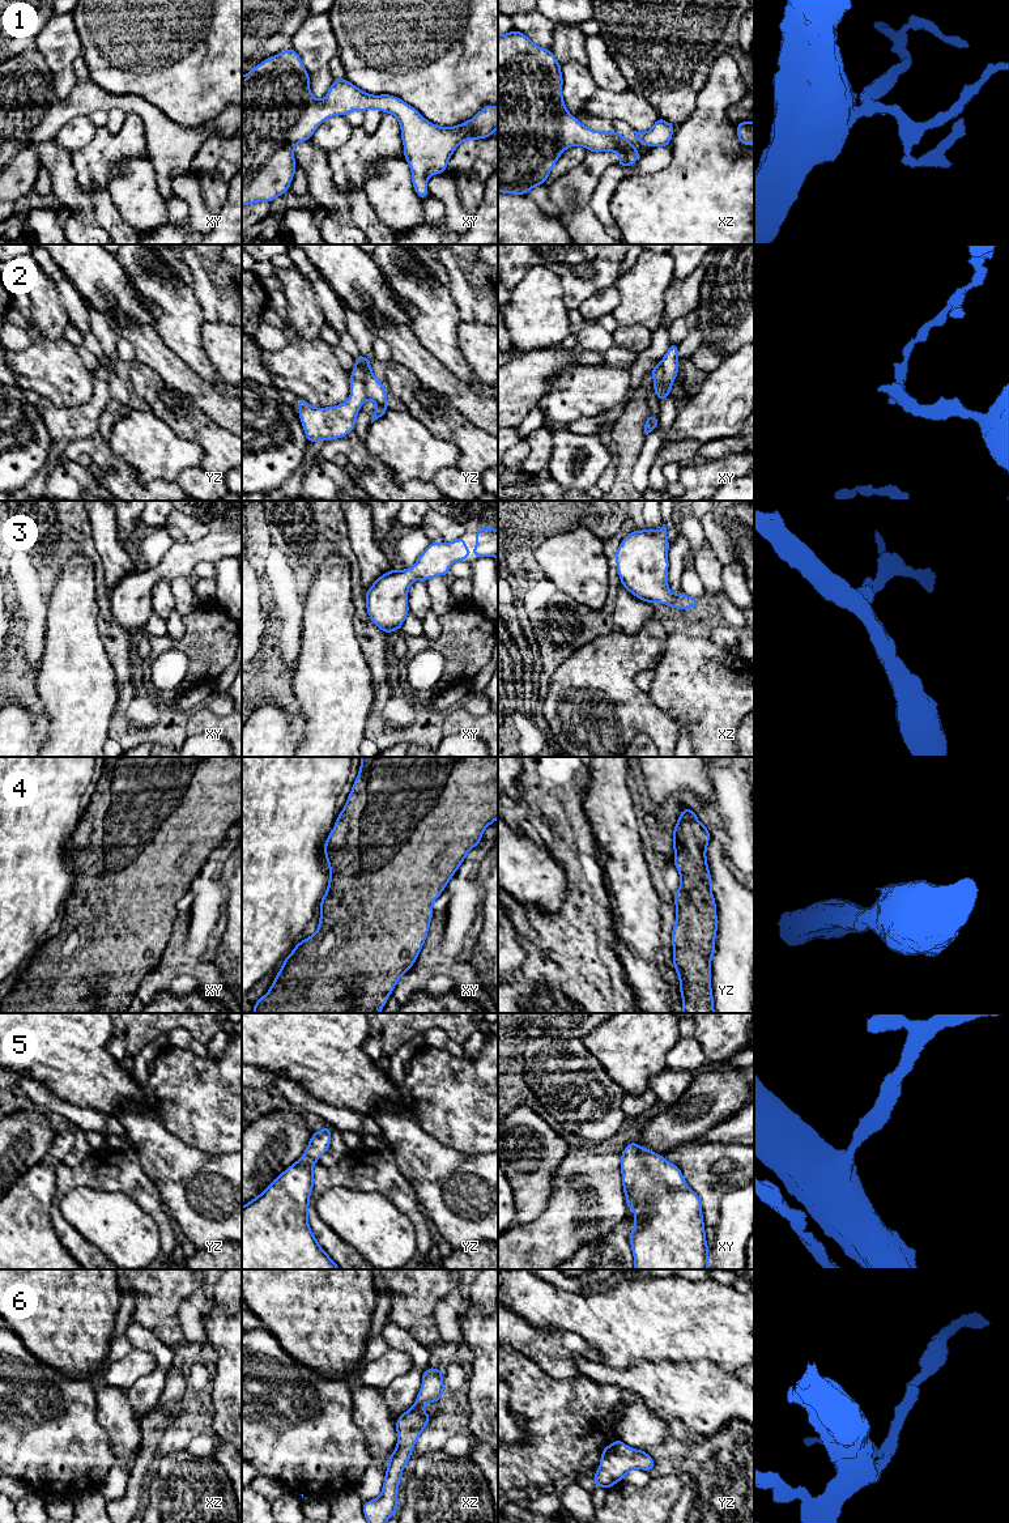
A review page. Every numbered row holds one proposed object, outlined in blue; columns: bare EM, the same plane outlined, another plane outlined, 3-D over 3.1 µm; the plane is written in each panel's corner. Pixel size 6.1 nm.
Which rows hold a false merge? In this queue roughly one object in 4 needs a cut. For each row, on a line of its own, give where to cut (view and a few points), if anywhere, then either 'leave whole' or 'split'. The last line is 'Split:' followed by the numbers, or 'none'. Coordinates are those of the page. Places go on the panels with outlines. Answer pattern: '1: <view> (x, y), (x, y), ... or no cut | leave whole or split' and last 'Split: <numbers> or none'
1: no cut | leave whole
2: yz (357, 357), (365, 373), (366, 398) | split
3: no cut | leave whole
4: no cut | leave whole
5: no cut | leave whole
6: no cut | leave whole
Split: 2

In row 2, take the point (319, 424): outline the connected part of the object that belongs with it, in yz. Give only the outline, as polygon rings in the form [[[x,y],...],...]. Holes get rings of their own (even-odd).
[[[358,357],[354,361],[356,366],[350,374],[352,393],[345,403],[336,407],[315,408],[298,397],[298,416],[308,443],[342,438],[354,430],[357,414],[366,400],[366,373],[358,362]]]

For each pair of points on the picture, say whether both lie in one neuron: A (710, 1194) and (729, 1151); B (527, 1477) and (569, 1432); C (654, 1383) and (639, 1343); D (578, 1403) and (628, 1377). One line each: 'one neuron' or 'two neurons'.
A: one neuron
B: one neuron
C: two neurons
D: two neurons

